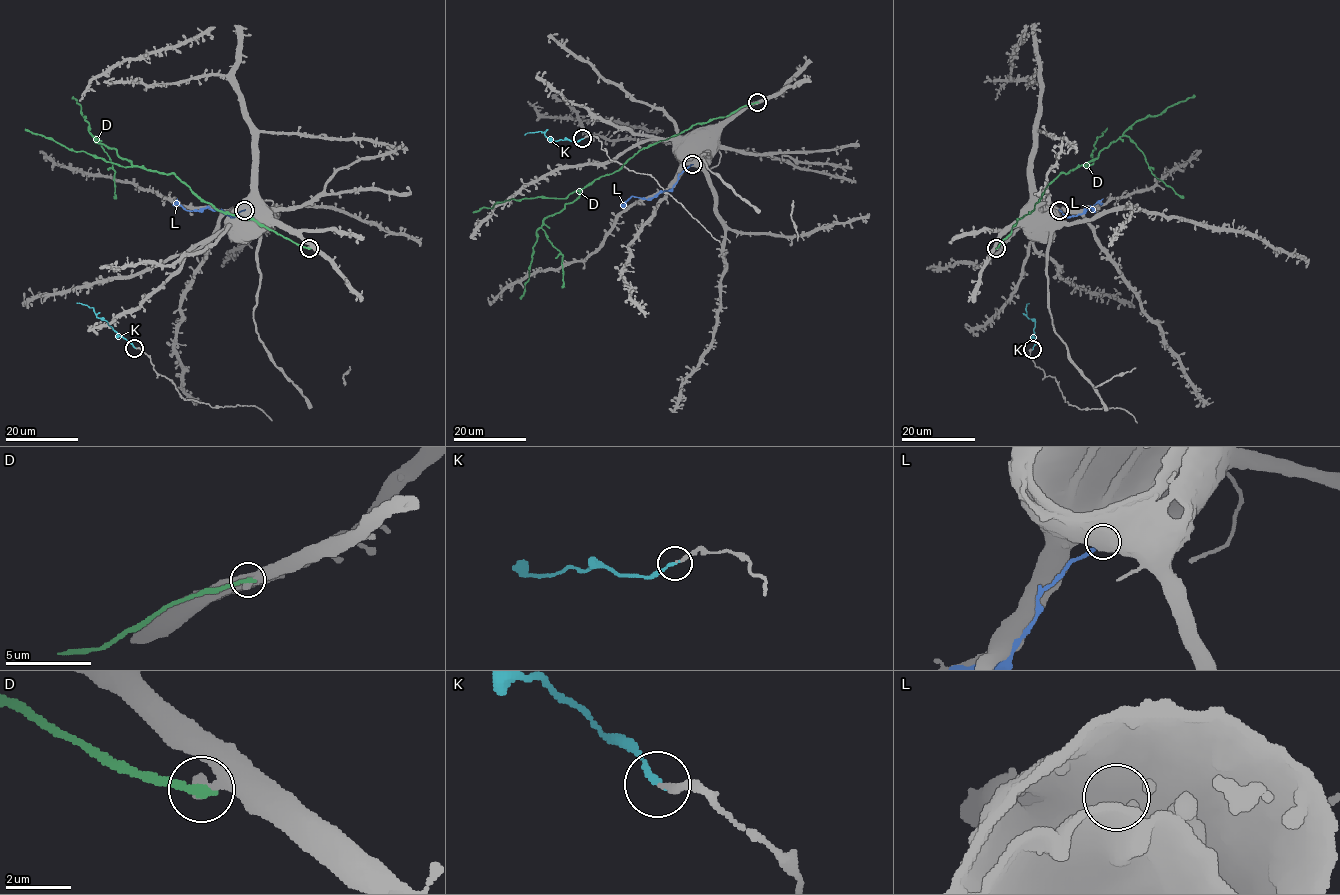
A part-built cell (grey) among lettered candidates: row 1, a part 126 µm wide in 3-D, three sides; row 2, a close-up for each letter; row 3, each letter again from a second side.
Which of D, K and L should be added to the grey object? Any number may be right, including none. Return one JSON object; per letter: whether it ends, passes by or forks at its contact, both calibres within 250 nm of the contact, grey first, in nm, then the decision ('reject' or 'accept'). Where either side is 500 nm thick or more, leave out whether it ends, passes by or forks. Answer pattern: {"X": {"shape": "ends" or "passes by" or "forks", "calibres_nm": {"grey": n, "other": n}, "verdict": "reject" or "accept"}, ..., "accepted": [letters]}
{"D": {"shape": "ends", "calibres_nm": {"grey": 480, "other": 260}, "verdict": "reject"}, "K": {"shape": "ends", "calibres_nm": {"grey": 200, "other": 170}, "verdict": "accept"}, "L": {"calibres_nm": {"grey": 750, "other": 240}, "verdict": "reject"}, "accepted": ["K"]}

